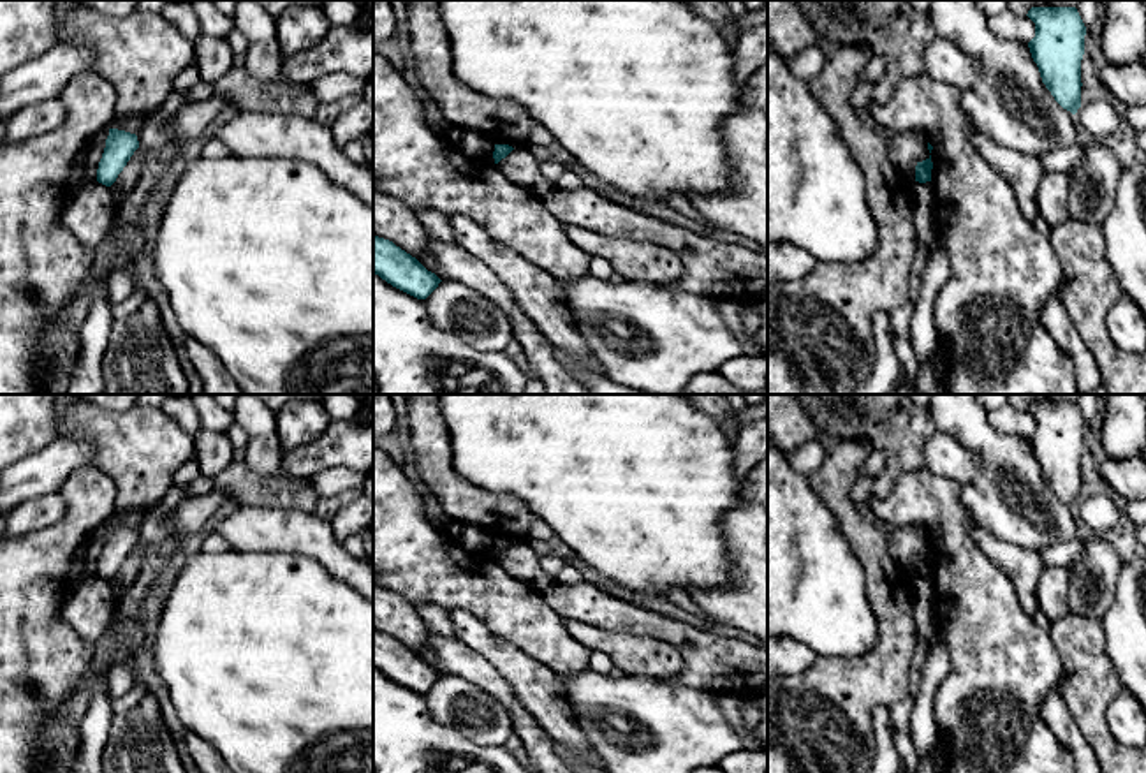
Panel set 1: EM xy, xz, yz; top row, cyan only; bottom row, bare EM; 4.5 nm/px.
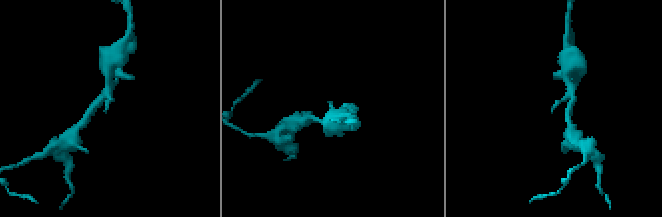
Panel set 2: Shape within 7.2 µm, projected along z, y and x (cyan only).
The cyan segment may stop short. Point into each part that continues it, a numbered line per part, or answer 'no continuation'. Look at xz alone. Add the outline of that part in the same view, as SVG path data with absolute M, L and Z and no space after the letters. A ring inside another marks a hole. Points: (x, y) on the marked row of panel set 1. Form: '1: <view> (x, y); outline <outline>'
no continuation

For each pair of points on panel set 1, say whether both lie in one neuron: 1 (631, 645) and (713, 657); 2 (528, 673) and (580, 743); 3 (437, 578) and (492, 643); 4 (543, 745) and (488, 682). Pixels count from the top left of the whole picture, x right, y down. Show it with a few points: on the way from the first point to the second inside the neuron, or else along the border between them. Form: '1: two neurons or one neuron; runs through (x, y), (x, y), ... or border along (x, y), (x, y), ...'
1: two neurons; border along (638, 636), (669, 643), (680, 655), (682, 673)
2: one neuron; runs through (539, 691), (562, 726)
3: two neurons; border along (448, 608), (469, 610), (497, 634)
4: one neuron; runs through (527, 729), (504, 694)

